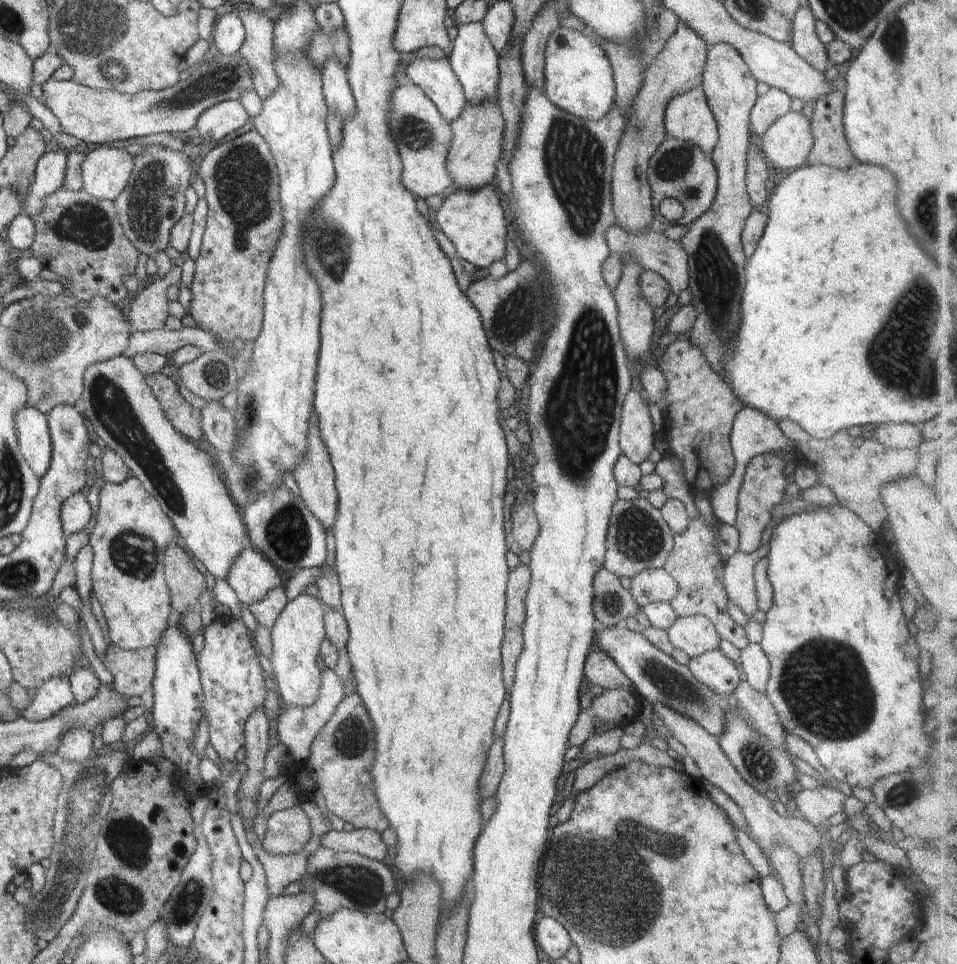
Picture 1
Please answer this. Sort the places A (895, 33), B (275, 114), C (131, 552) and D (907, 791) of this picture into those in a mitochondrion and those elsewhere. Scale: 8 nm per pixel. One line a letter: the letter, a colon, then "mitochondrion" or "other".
A: mitochondrion
B: other
C: mitochondrion
D: mitochondrion

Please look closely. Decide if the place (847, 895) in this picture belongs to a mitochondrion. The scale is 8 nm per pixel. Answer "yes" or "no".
no

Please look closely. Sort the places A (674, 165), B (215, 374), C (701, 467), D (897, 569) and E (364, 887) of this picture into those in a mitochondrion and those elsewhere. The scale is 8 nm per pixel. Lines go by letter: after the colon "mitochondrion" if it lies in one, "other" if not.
A: mitochondrion
B: mitochondrion
C: other
D: other
E: mitochondrion

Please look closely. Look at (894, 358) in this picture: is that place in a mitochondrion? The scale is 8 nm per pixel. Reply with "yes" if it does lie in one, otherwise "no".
yes

